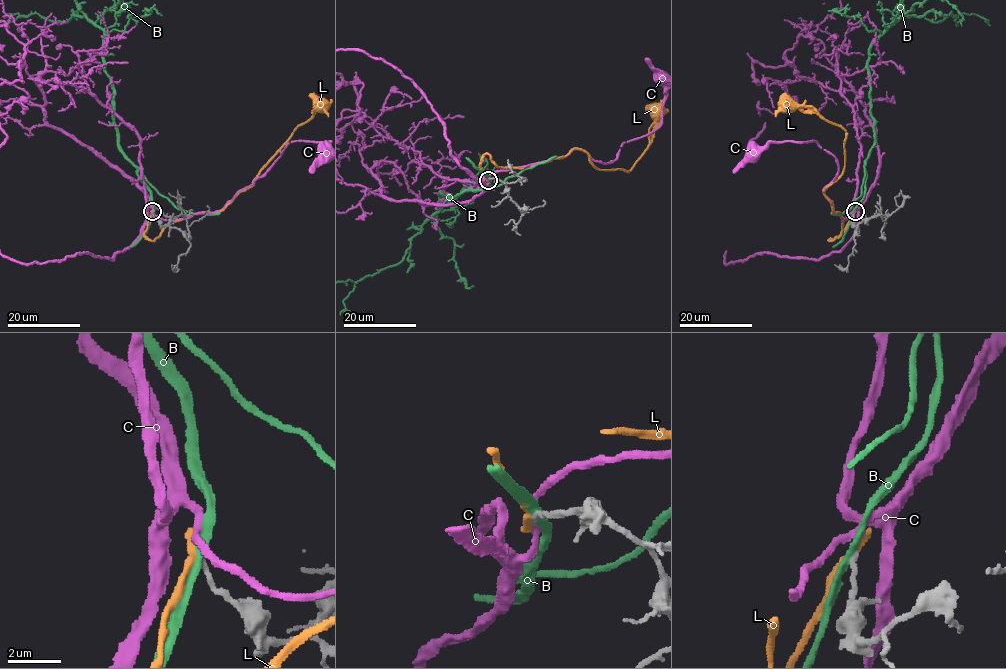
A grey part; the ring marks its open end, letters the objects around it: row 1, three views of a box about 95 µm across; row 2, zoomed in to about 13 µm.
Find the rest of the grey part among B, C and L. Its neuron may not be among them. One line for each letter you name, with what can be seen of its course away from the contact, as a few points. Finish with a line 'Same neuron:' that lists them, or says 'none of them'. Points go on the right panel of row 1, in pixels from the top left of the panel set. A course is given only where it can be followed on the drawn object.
Same neuron: none of them

